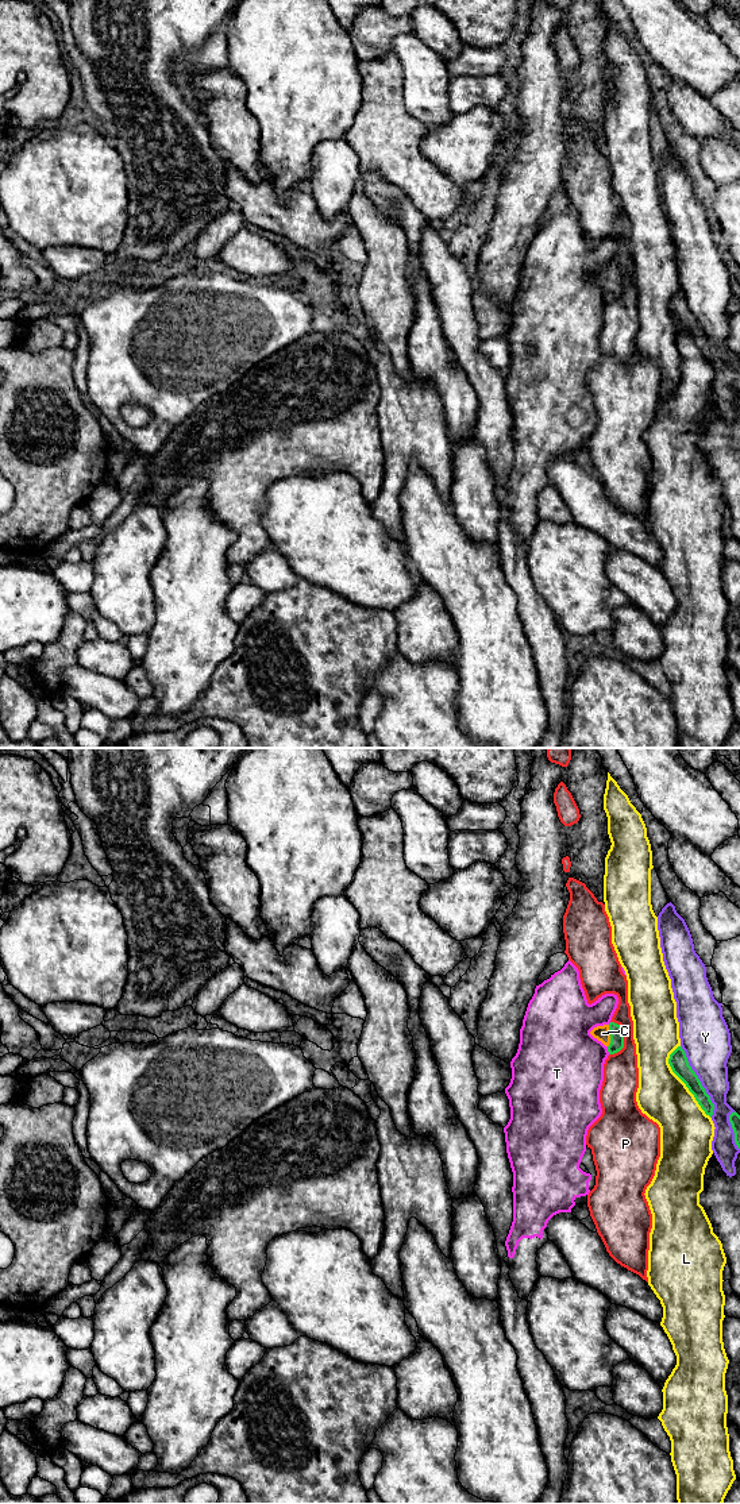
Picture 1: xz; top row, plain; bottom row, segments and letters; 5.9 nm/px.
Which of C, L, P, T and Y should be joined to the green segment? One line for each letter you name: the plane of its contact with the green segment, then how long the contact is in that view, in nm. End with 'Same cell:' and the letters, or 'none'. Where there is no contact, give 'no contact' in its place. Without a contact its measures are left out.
C: contact in xz; length 140 nm
Same cell: C

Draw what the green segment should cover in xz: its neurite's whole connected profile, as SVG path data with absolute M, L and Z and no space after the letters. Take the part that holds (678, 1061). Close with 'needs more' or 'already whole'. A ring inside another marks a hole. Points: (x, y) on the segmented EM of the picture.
M678 1046L668 1058L668 1064L672 1072L686 1084L689 1091L694 1095L695 1100L705 1111L706 1115L712 1118L714 1104L710 1100L710 1096L706 1094L702 1087L698 1076L689 1065L687 1057L682 1046Z; already whole

